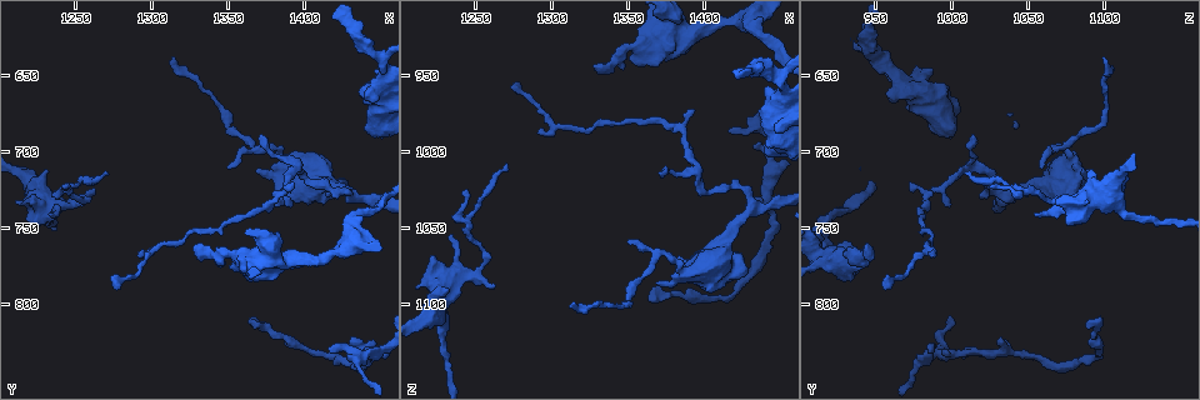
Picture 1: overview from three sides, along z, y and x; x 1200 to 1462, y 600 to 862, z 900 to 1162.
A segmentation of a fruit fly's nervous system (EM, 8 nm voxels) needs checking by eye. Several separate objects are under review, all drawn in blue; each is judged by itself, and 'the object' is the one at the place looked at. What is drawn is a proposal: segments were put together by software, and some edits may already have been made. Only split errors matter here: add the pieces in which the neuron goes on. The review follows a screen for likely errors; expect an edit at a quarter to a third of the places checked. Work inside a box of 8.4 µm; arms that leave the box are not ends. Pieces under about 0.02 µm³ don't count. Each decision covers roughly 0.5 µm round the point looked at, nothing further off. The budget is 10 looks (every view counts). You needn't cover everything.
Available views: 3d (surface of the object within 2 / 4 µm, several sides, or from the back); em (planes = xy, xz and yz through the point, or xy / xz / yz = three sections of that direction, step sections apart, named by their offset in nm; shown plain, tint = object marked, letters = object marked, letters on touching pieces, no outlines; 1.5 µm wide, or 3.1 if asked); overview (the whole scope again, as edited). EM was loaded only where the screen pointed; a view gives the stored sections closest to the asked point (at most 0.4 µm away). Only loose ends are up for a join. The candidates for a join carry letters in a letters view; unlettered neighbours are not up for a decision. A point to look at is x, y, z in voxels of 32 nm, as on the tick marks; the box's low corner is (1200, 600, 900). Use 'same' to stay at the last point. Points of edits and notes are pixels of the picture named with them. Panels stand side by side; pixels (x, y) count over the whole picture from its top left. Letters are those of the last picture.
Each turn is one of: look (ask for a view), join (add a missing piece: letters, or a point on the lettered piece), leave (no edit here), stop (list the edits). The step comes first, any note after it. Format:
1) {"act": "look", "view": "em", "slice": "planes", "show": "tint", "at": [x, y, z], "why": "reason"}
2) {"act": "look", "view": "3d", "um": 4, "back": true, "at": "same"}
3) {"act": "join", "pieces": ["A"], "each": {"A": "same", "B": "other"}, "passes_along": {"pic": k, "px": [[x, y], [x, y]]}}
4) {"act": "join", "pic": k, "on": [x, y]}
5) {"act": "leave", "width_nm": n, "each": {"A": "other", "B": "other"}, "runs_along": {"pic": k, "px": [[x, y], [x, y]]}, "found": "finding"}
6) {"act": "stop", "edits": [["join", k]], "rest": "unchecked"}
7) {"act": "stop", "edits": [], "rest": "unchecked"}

{"act": "look", "view": "em", "slice": "planes", "show": "letters", "at": [1328, 764, 942], "why": "an open end"}

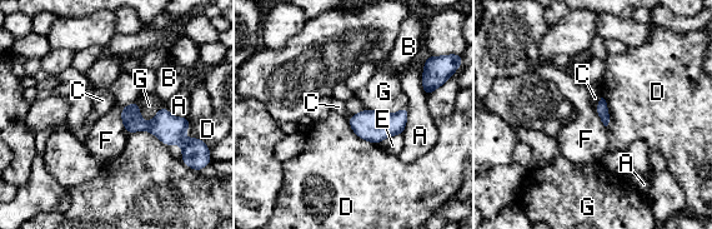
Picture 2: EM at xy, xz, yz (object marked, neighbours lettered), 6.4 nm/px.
{"act": "leave", "each": {"A": "other", "B": "other", "C": "other", "D": "other", "E": "other", "F": "other", "G": "other"}, "border": {"pic": 2, "px": [[135, 99], [121, 109], [126, 134]]}, "found": "no lettered piece goes on from it"}

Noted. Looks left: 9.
{"act": "look", "view": "3d", "um": 4, "at": [1314, 638, 1098], "why": "thin end"}

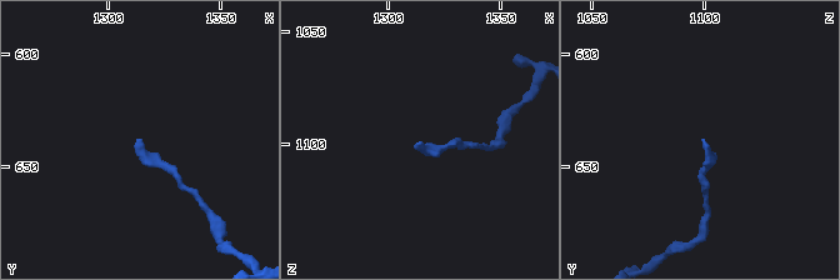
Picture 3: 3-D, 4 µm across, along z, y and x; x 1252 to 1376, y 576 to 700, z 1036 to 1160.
{"act": "look", "view": "em", "slice": "yz", "step": 4, "show": "tint", "at": [1315, 639, 1099]}

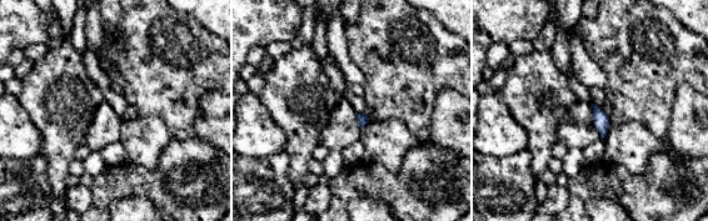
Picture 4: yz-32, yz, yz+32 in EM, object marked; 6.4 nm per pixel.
{"act": "look", "view": "em", "slice": "yz", "step": 4, "show": "letters", "at": "same"}

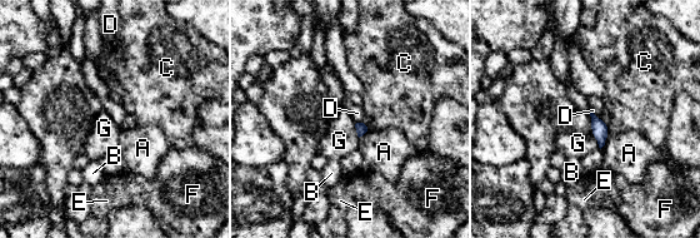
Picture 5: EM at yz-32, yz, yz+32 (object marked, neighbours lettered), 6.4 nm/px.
{"act": "leave", "width_nm": 70, "each": {"A": "other", "B": "other", "C": "other", "D": "other", "E": "other", "F": "other", "G": "other"}, "border": {"pic": 5, "px": [[589, 114], [591, 133], [599, 147]]}, "found": "no lettered piece goes on from it"}

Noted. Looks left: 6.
{"act": "look", "view": "em", "slice": "xy", "step": 4, "show": "letters", "at": [1262, 724, 1088], "why": "free end"}

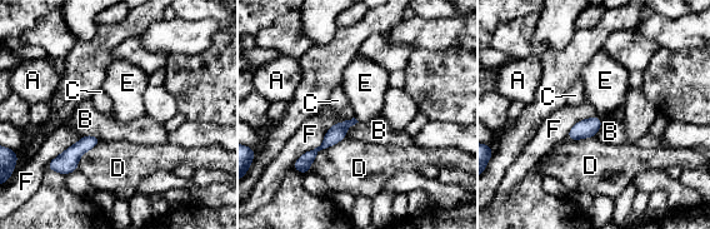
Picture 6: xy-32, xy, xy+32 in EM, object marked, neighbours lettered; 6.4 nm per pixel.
{"act": "look", "view": "em", "slice": "planes", "show": "letters", "at": "same", "why": "another direction"}

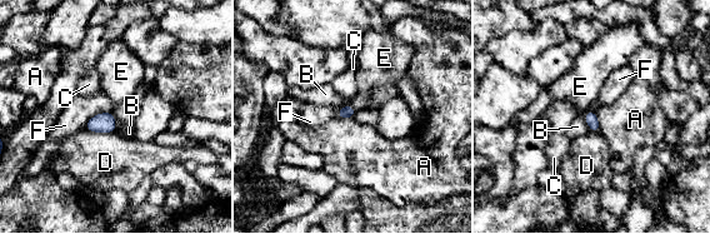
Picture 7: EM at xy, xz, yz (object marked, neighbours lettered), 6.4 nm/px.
{"act": "leave", "each": {"A": "other", "B": "other", "C": "other", "D": "other", "E": "other", "F": "other"}, "border": {"pic": 7, "px": [[110, 110], [95, 114], [83, 128]]}, "found": "no lettered piece goes on from it"}

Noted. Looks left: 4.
{"act": "look", "view": "em", "slice": "planes", "show": "letters", "at": [1418, 832, 984], "why": "free end"}

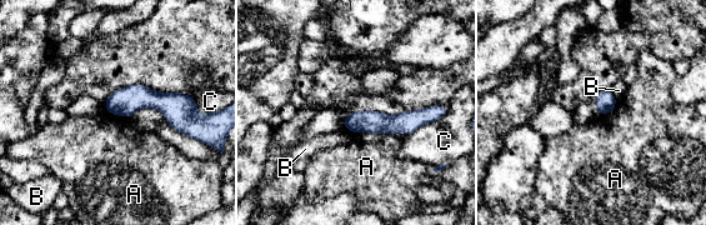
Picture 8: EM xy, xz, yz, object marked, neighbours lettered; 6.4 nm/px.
{"act": "leave", "each": {"A": "other", "B": "other", "C": "other"}, "runs_along": {"pic": 8, "px": [[108, 104], [160, 100], [191, 120]]}, "found": "none of them fits"}

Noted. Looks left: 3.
{"act": "stop", "edits": [], "rest": "unchecked"}

